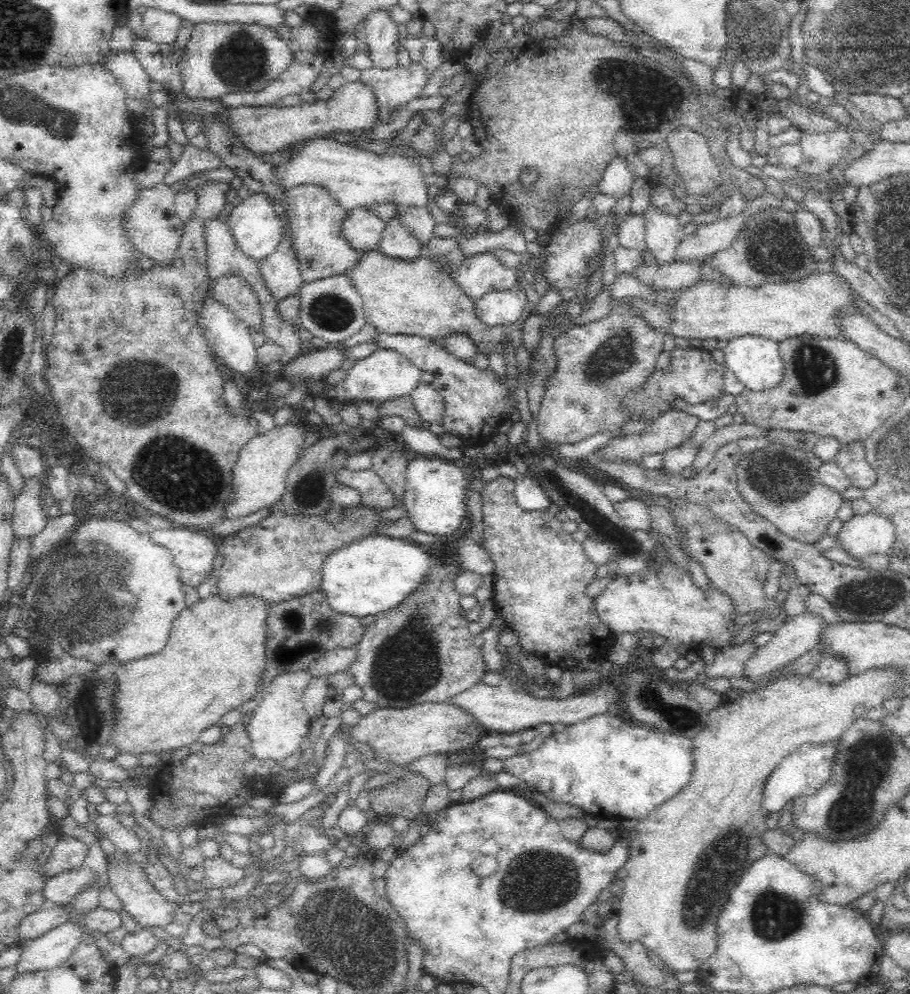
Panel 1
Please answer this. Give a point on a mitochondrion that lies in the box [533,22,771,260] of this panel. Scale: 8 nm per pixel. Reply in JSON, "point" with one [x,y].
{"point":[625,78]}

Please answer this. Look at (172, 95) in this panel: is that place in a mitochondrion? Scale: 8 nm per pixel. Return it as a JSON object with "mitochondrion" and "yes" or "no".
{"mitochondrion":"no"}

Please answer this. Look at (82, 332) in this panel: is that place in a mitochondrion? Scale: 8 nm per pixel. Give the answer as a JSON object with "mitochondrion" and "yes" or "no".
{"mitochondrion":"no"}

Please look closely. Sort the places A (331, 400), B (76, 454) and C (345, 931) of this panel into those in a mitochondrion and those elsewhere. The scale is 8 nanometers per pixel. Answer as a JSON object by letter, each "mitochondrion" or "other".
{"A":"other","B":"other","C":"mitochondrion"}

